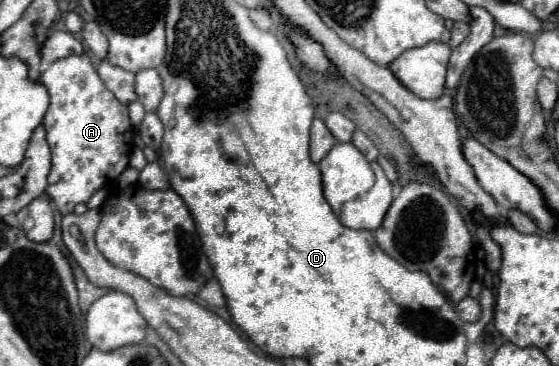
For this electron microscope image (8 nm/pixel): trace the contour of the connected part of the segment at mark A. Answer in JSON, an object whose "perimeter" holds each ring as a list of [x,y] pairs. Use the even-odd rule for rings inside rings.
{"perimeter":[[[86,54],[52,62],[40,82],[50,94],[50,108],[42,120],[52,150],[46,194],[62,214],[70,214],[76,204],[88,202],[96,190],[128,168],[130,146],[124,140],[124,120],[130,120],[128,106],[120,104],[104,86]]]}

